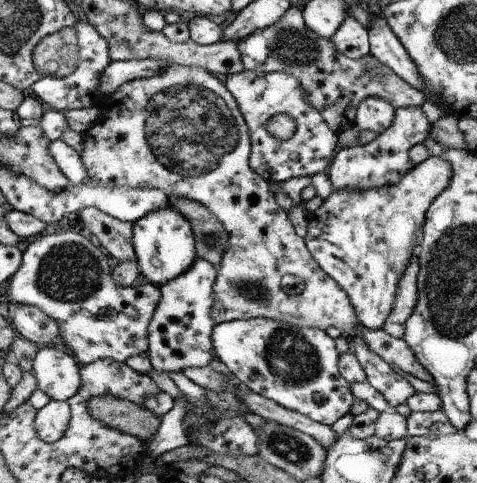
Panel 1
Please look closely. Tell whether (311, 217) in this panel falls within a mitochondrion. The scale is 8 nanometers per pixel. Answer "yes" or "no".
no

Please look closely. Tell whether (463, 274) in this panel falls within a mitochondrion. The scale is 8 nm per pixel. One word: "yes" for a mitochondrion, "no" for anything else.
yes

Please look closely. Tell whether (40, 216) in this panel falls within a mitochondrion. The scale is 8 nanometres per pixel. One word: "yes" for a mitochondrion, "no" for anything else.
no

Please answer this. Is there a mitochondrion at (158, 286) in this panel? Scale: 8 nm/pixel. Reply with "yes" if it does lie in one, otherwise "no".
no

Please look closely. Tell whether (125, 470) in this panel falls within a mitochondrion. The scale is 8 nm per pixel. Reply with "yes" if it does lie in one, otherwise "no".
no

